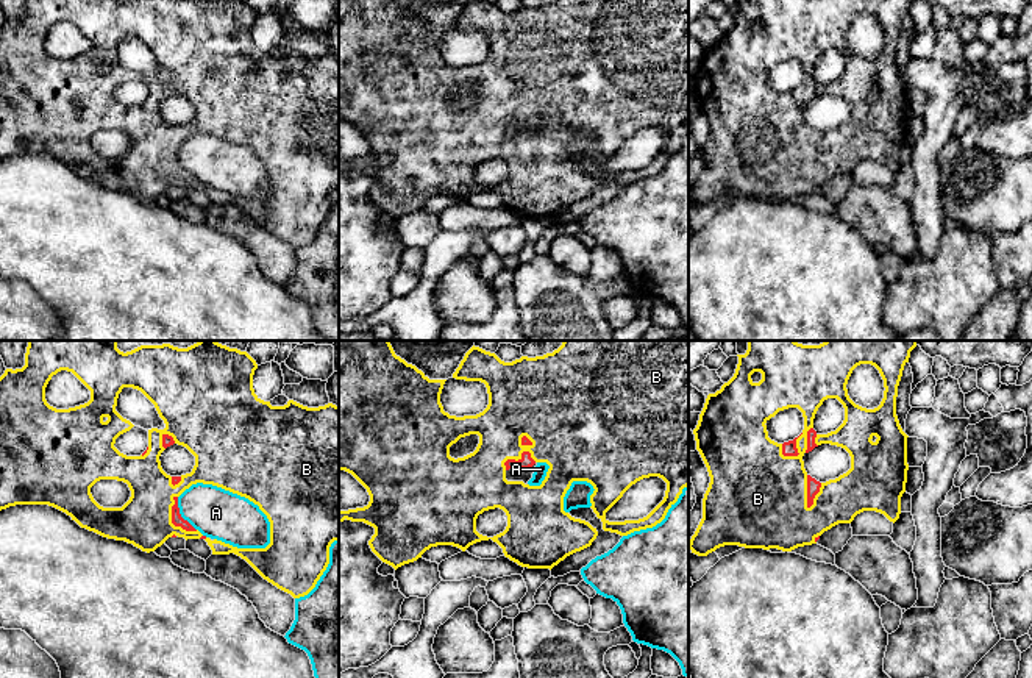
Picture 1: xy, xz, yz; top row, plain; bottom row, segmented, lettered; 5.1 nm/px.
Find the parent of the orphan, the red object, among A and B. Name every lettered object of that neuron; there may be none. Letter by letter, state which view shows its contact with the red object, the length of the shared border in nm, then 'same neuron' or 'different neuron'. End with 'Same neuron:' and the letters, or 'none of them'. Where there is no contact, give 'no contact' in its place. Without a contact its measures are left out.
A: xy | 200 nm | different neuron
B: yz | 180 nm | same neuron
Same neuron: B

